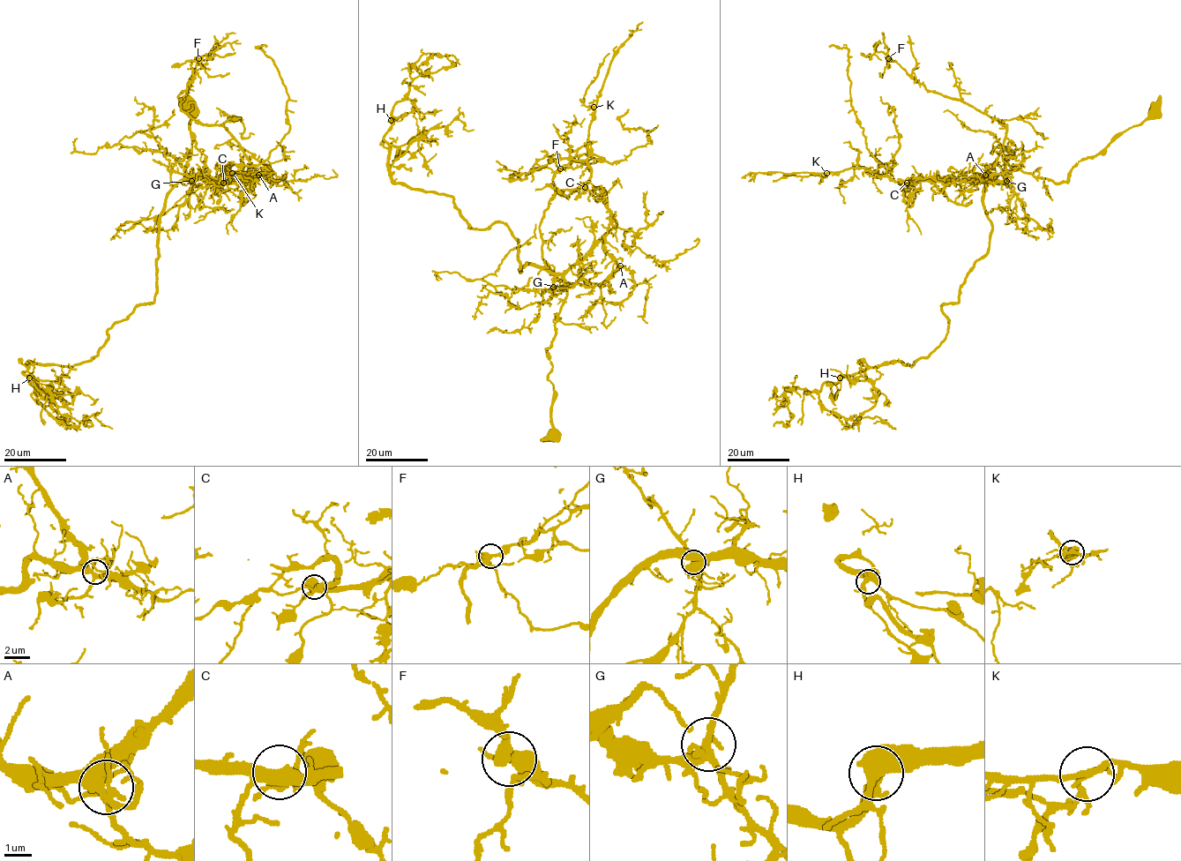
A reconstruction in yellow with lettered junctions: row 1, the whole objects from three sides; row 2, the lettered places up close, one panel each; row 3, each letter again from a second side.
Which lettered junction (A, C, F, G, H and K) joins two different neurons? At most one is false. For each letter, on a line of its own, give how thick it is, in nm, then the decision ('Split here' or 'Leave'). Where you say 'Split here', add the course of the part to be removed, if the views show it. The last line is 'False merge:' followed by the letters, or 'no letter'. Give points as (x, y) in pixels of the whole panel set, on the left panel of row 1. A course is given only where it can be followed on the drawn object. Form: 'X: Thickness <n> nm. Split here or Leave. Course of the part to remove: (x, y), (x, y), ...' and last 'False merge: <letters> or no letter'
A: Thickness 280 nm. Leave
C: Thickness 400 nm. Leave
F: Thickness 360 nm. Leave
G: Thickness 300 nm. Leave
H: Thickness 440 nm. Leave
K: Thickness 220 nm. Leave
False merge: no letter

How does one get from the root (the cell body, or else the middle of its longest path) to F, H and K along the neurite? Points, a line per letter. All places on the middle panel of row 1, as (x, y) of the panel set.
F: (554, 437), (546, 348), (564, 275), (602, 238), (616, 270), (585, 286), (543, 259), (559, 168)
H: (554, 437), (546, 348), (568, 283), (520, 272), (504, 223), (470, 228), (451, 196), (396, 183), (391, 120)
K: (554, 437), (546, 348), (566, 295), (564, 275), (616, 224), (608, 205), (587, 189), (594, 107)

